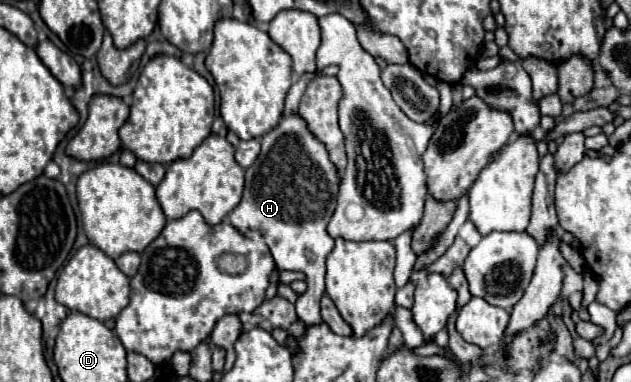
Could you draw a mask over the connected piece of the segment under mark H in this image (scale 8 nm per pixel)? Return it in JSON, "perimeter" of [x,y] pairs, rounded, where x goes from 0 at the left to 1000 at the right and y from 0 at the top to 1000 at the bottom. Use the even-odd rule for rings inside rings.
{"perimeter":[[[461,296],[445,312],[445,322],[429,338],[417,364],[414,364],[414,406],[407,421],[388,442],[388,505],[382,531],[366,552],[363,579],[385,605],[388,615],[420,615],[433,620],[439,631],[429,631],[429,662],[436,673],[439,704],[452,709],[480,709],[487,720],[487,762],[474,777],[468,793],[471,825],[477,840],[487,851],[502,851],[509,846],[509,777],[515,767],[515,678],[528,652],[528,626],[518,610],[518,584],[528,568],[531,531],[534,531],[534,500],[537,500],[537,463],[534,463],[534,437],[521,416],[518,385],[490,343],[483,312],[477,301]]]}

